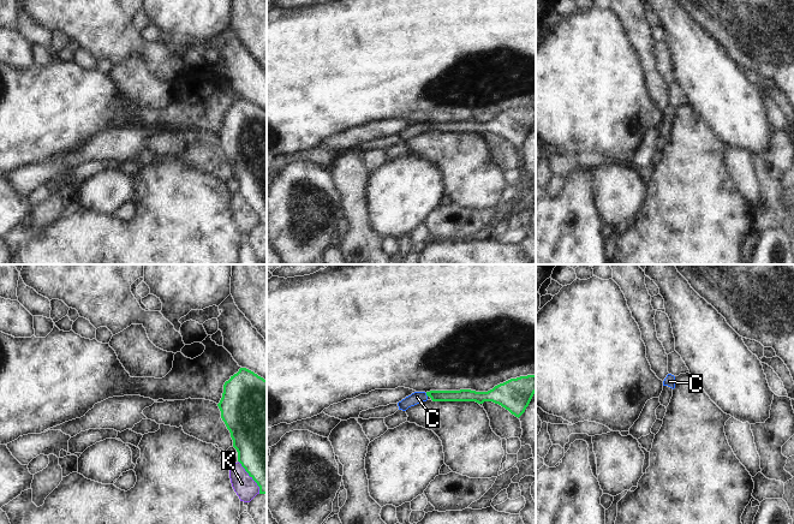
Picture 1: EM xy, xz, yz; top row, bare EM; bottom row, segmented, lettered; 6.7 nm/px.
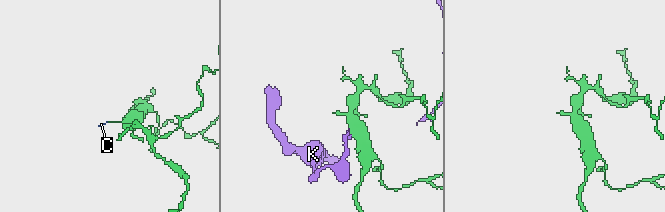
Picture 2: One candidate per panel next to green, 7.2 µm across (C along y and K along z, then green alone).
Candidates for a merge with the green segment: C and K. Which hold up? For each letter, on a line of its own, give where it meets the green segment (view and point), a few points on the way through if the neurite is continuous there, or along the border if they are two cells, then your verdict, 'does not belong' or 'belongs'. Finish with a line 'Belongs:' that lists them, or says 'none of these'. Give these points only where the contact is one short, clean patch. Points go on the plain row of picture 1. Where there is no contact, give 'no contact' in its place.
C: meets green in xz at (427, 125); runs through xz (463, 125), (427, 125), (417, 127); belongs
K: meets green in xy at (250, 207); does not belong
Belongs: C

